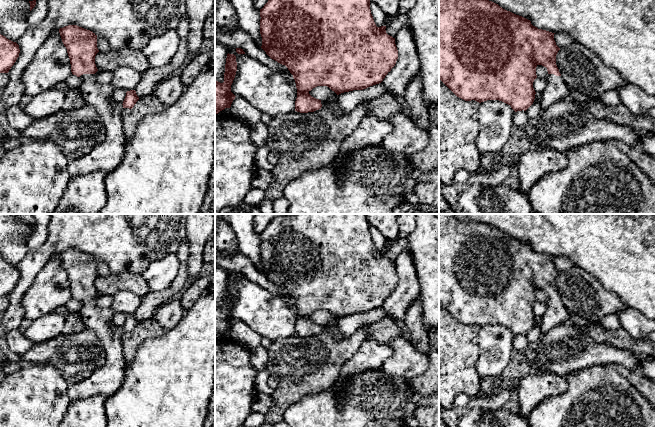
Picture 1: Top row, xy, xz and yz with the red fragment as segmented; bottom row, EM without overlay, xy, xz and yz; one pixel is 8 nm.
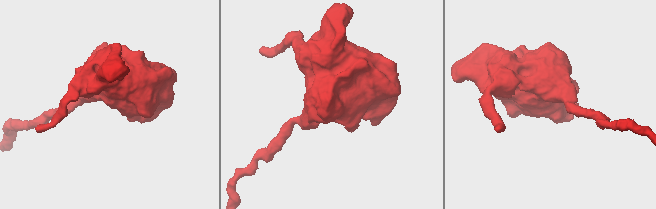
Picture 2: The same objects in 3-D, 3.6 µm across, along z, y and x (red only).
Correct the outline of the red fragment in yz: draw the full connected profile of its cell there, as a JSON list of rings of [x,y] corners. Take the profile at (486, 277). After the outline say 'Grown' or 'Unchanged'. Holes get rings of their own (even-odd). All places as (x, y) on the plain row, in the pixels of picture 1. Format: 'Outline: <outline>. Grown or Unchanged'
Outline: [[[439,214],[439,304],[441,304],[457,321],[465,325],[475,324],[481,327],[487,324],[499,324],[510,329],[515,336],[522,334],[526,335],[533,328],[535,323],[536,316],[533,312],[533,306],[537,302],[536,291],[542,289],[546,291],[548,295],[547,308],[542,316],[541,326],[542,334],[546,334],[553,330],[555,326],[564,324],[569,319],[570,315],[556,289],[556,279],[560,272],[556,269],[554,258],[555,257],[546,254],[538,253],[531,248],[530,244],[507,235],[492,225],[474,221],[461,221],[453,214]]]. Grown

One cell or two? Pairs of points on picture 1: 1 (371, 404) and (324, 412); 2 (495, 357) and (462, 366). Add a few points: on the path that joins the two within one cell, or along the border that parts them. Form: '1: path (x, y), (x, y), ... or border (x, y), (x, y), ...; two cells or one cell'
1: path (359, 413), (336, 413); one cell
2: border (477, 339), (476, 372), (480, 377); two cells

